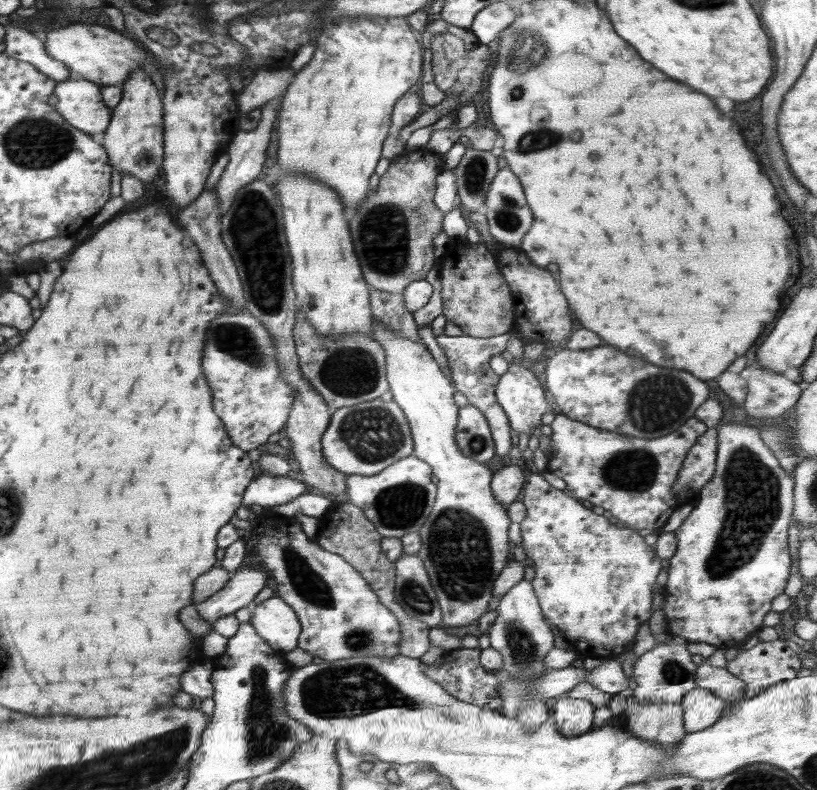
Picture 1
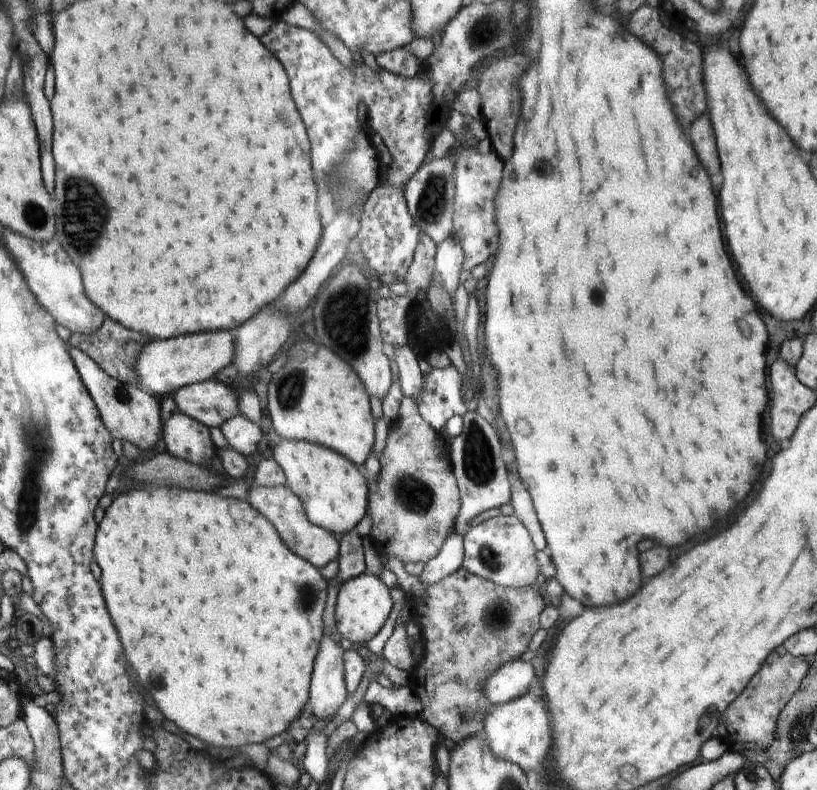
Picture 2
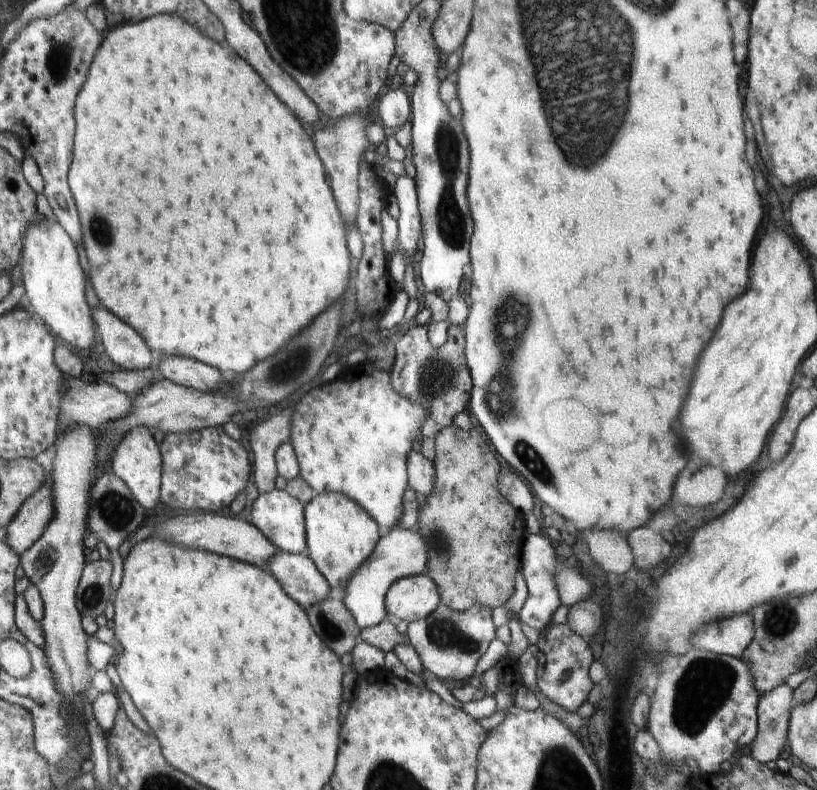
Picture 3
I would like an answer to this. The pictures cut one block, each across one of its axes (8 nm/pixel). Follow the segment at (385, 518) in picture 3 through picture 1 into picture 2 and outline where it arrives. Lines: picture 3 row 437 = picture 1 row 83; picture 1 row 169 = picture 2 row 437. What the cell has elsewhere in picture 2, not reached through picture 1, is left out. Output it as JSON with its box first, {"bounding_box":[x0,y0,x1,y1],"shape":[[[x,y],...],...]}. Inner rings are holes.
{"bounding_box":[267,340,375,466],"shape":[[[302,340],[302,342],[298,342],[296,346],[289,348],[286,362],[277,372],[274,372],[274,374],[272,373],[271,380],[268,385],[267,395],[268,414],[270,414],[270,418],[272,419],[272,426],[283,439],[306,440],[306,442],[326,446],[330,450],[334,450],[338,452],[338,454],[342,454],[342,456],[348,458],[348,460],[353,462],[356,466],[364,464],[366,460],[368,460],[368,456],[372,454],[372,447],[374,446],[375,423],[374,417],[372,417],[372,411],[370,411],[370,396],[367,393],[367,390],[364,388],[364,384],[362,384],[360,377],[358,374],[356,374],[356,372],[354,372],[352,366],[350,366],[348,362],[344,362],[344,360],[336,356],[332,350],[328,350],[326,346],[322,344],[314,344],[314,342],[310,342],[310,340]]]}

